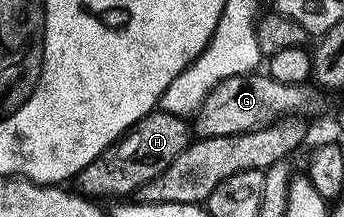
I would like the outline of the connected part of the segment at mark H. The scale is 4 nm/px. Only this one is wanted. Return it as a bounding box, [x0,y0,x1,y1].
[75,111,191,199]

